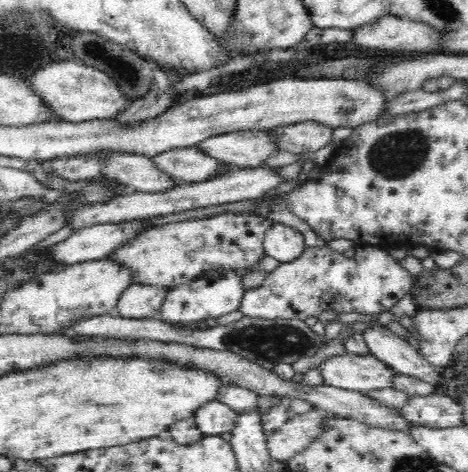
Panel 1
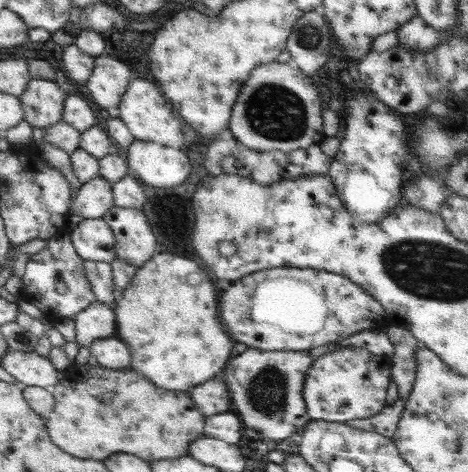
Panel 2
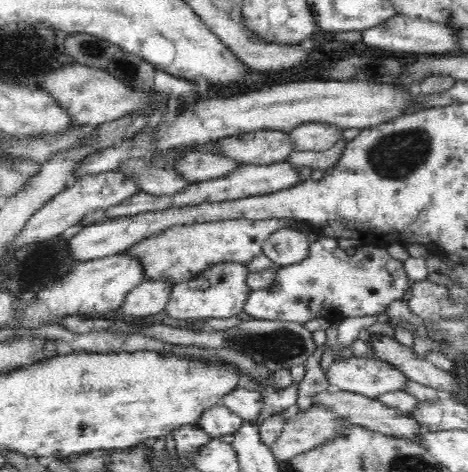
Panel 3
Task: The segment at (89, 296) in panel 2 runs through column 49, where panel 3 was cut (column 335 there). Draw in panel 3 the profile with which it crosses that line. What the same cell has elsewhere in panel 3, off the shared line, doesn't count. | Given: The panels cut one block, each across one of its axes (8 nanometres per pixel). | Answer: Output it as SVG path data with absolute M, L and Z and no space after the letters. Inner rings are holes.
M318 236L302 262L278 268L274 284L268 290L256 290L246 298L244 312L256 320L284 320L300 324L314 318L338 322L350 316L380 316L394 300L402 300L408 290L412 290L410 284L412 280L404 262L390 258L386 248L360 244L356 254L348 256L336 238Z

